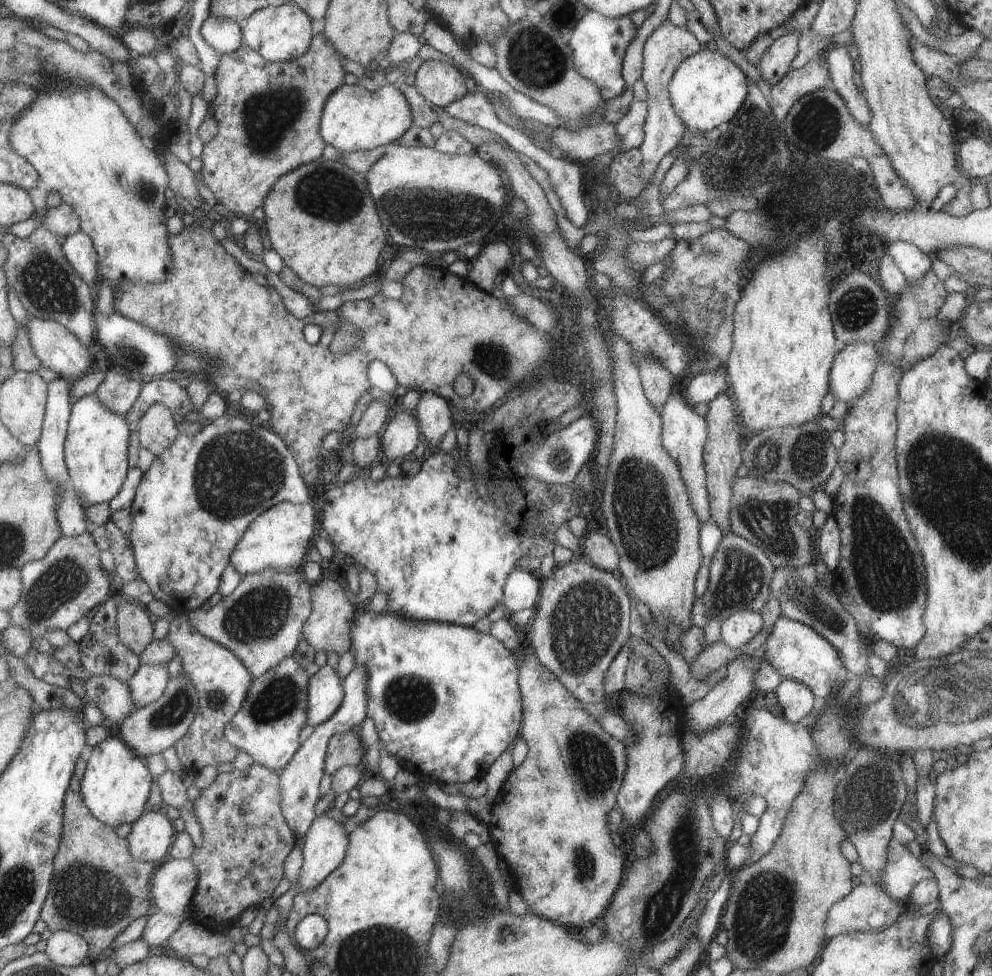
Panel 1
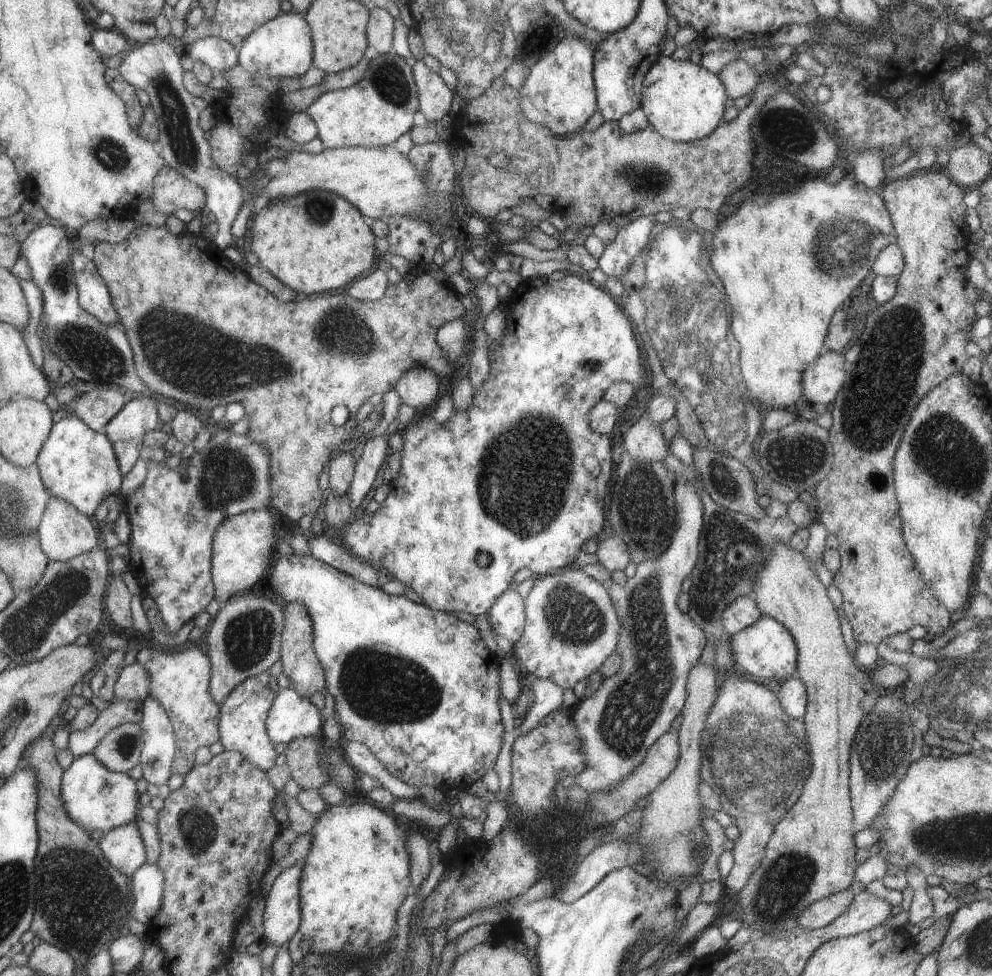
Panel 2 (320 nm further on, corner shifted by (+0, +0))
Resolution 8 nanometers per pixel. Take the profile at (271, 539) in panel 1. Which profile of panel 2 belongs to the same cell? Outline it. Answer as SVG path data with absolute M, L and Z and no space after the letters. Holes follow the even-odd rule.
M268 508L246 511L225 518L213 530L211 542L211 578L213 578L214 599L222 604L233 594L251 589L269 572L275 554L273 517Z

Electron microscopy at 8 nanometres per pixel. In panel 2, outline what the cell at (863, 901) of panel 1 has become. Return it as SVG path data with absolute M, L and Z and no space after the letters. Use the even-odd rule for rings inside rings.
M850 889L825 896L809 904L807 908L803 908L801 914L796 918L795 925L805 930L826 926L849 908L853 898L855 895Z

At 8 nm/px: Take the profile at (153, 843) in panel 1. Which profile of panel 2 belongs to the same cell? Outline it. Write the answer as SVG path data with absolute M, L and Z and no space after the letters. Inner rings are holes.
M134 822L106 831L96 842L107 862L123 876L130 877L146 863L145 844Z

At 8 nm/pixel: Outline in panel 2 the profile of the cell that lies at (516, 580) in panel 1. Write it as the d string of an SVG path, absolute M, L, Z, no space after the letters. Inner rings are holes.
M505 590L485 616L495 635L505 637L514 646L523 633L524 599L515 590Z

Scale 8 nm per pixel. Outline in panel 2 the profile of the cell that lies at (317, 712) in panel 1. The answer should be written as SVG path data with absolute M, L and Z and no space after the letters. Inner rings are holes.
M293 688L280 689L265 720L271 742L287 744L297 736L321 737L324 720L321 710Z

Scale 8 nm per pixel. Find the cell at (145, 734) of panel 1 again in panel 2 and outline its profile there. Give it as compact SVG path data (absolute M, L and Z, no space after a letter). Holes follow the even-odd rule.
M138 723L111 728L93 748L93 756L111 772L127 773L139 762L143 740Z

